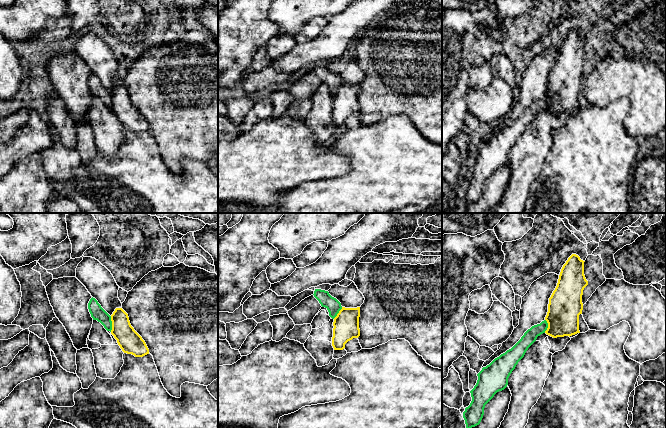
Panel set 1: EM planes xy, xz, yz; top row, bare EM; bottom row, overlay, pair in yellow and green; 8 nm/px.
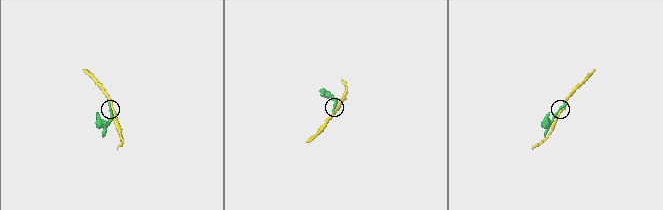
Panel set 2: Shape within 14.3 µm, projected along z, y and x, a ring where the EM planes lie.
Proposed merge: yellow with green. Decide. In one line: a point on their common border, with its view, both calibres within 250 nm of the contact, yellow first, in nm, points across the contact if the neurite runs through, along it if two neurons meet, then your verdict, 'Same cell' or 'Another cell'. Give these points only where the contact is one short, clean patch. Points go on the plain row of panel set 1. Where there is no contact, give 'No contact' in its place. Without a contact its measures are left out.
Touches yellow at xy (112, 100). Thickness 180 nm (yellow) against 110 nm. Another cell

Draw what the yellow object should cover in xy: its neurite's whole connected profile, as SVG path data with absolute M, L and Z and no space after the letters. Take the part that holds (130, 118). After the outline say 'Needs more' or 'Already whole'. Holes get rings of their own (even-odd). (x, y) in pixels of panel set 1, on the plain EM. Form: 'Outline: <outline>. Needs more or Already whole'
Outline: M116 84L111 91L111 110L117 116L124 129L135 133L149 130L149 125L142 113L131 102L128 90L122 84Z. Already whole

